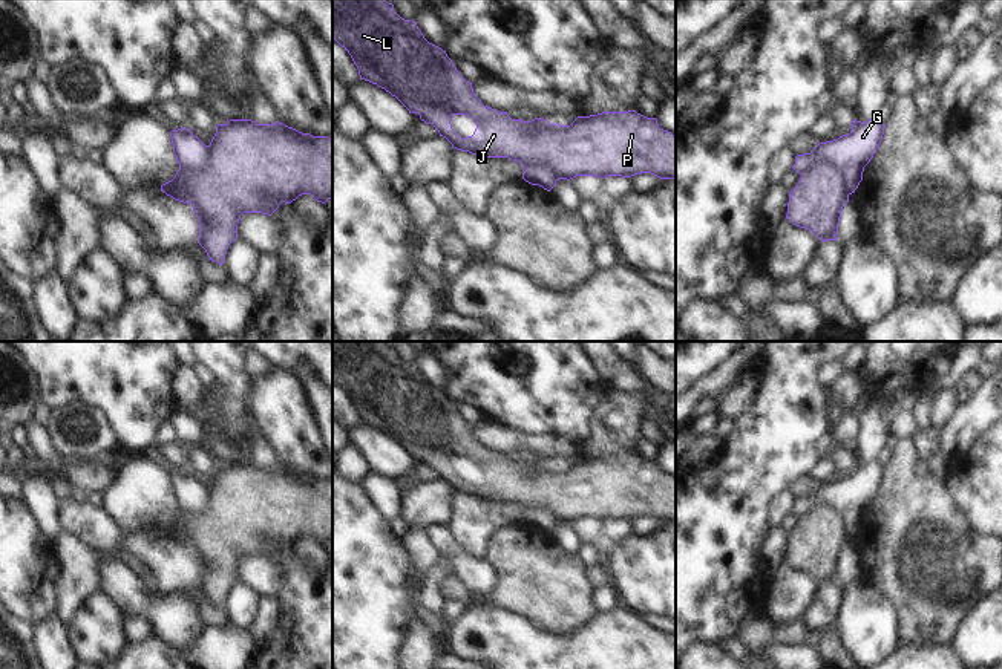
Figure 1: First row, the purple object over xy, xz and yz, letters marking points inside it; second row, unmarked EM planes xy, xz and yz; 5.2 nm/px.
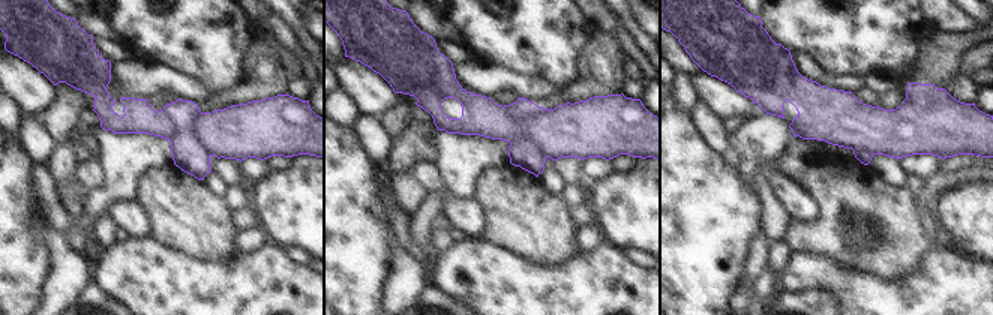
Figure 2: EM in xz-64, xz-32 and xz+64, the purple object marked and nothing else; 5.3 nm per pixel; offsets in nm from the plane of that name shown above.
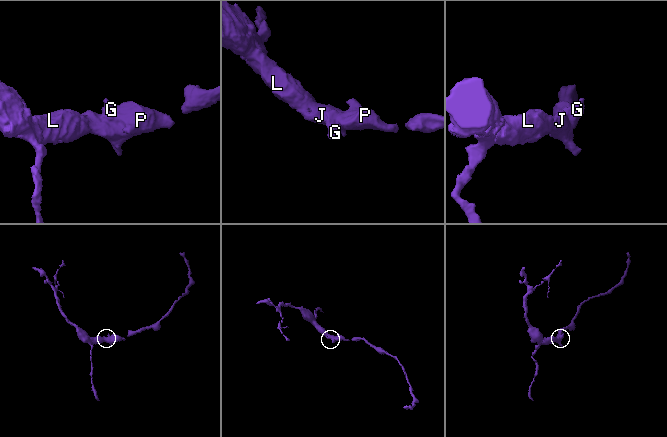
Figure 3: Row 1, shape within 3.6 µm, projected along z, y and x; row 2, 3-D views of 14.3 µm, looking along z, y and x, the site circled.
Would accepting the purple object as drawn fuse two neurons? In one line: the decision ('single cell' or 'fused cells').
fused cells

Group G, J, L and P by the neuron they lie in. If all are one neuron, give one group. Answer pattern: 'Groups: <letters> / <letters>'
Groups: G / J L P

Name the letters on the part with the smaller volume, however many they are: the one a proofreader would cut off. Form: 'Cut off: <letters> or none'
Cut off: G

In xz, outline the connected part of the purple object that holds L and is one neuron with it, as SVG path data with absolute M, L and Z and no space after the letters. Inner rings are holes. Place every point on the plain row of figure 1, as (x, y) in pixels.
M332 341L332 383L336 383L352 401L362 423L377 427L395 439L409 456L418 456L420 462L432 467L440 479L454 491L487 501L509 501L521 507L544 505L559 522L576 519L631 521L651 516L660 522L676 522L676 478L659 470L656 461L647 461L636 453L602 455L590 459L578 459L570 468L548 467L544 473L530 473L527 464L512 462L507 455L487 450L473 436L472 426L457 413L446 393L429 386L415 364L401 361L394 348L385 341ZM454 458L472 461L476 472L472 479L461 481L450 467Z

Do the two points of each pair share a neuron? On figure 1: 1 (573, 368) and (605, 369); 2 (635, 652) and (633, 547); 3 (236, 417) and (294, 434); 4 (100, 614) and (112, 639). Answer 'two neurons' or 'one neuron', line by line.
1: two neurons
2: two neurons
3: two neurons
4: one neuron

